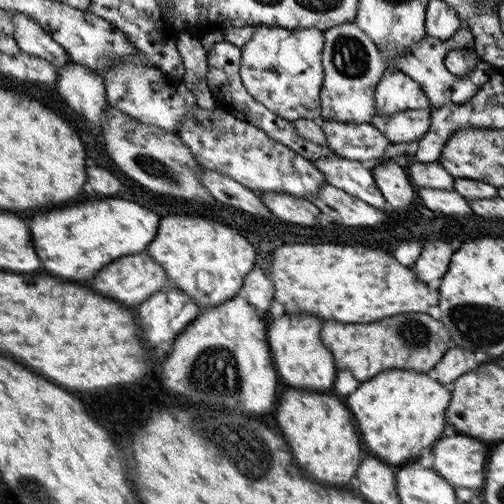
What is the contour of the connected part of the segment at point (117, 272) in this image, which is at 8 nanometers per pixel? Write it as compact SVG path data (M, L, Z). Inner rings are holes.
M143 249L139 254L129 254L129 256L117 258L115 262L111 262L103 270L99 270L93 278L93 290L103 294L105 298L111 298L125 306L135 306L135 304L143 302L145 298L149 298L154 292L163 290L169 285L165 271L145 250Z

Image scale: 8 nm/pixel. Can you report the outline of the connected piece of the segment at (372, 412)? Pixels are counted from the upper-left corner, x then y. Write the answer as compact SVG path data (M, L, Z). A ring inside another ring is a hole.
M401 369L401 370L383 370L379 374L375 374L375 378L371 378L371 382L363 382L355 388L355 394L349 394L345 404L353 414L355 426L359 430L361 442L363 446L377 458L383 458L384 463L399 468L395 464L405 464L411 458L419 456L419 450L429 446L431 442L435 442L443 430L443 412L447 408L449 402L449 392L439 386L439 382L431 380L427 374L419 374L414 370Z

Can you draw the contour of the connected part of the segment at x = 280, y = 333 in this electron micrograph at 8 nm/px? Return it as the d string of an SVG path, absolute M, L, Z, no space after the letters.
M281 314L279 318L267 318L266 339L270 348L272 364L281 382L296 389L305 389L311 392L332 392L333 378L335 378L332 354L321 342L319 330L321 320L307 314Z

